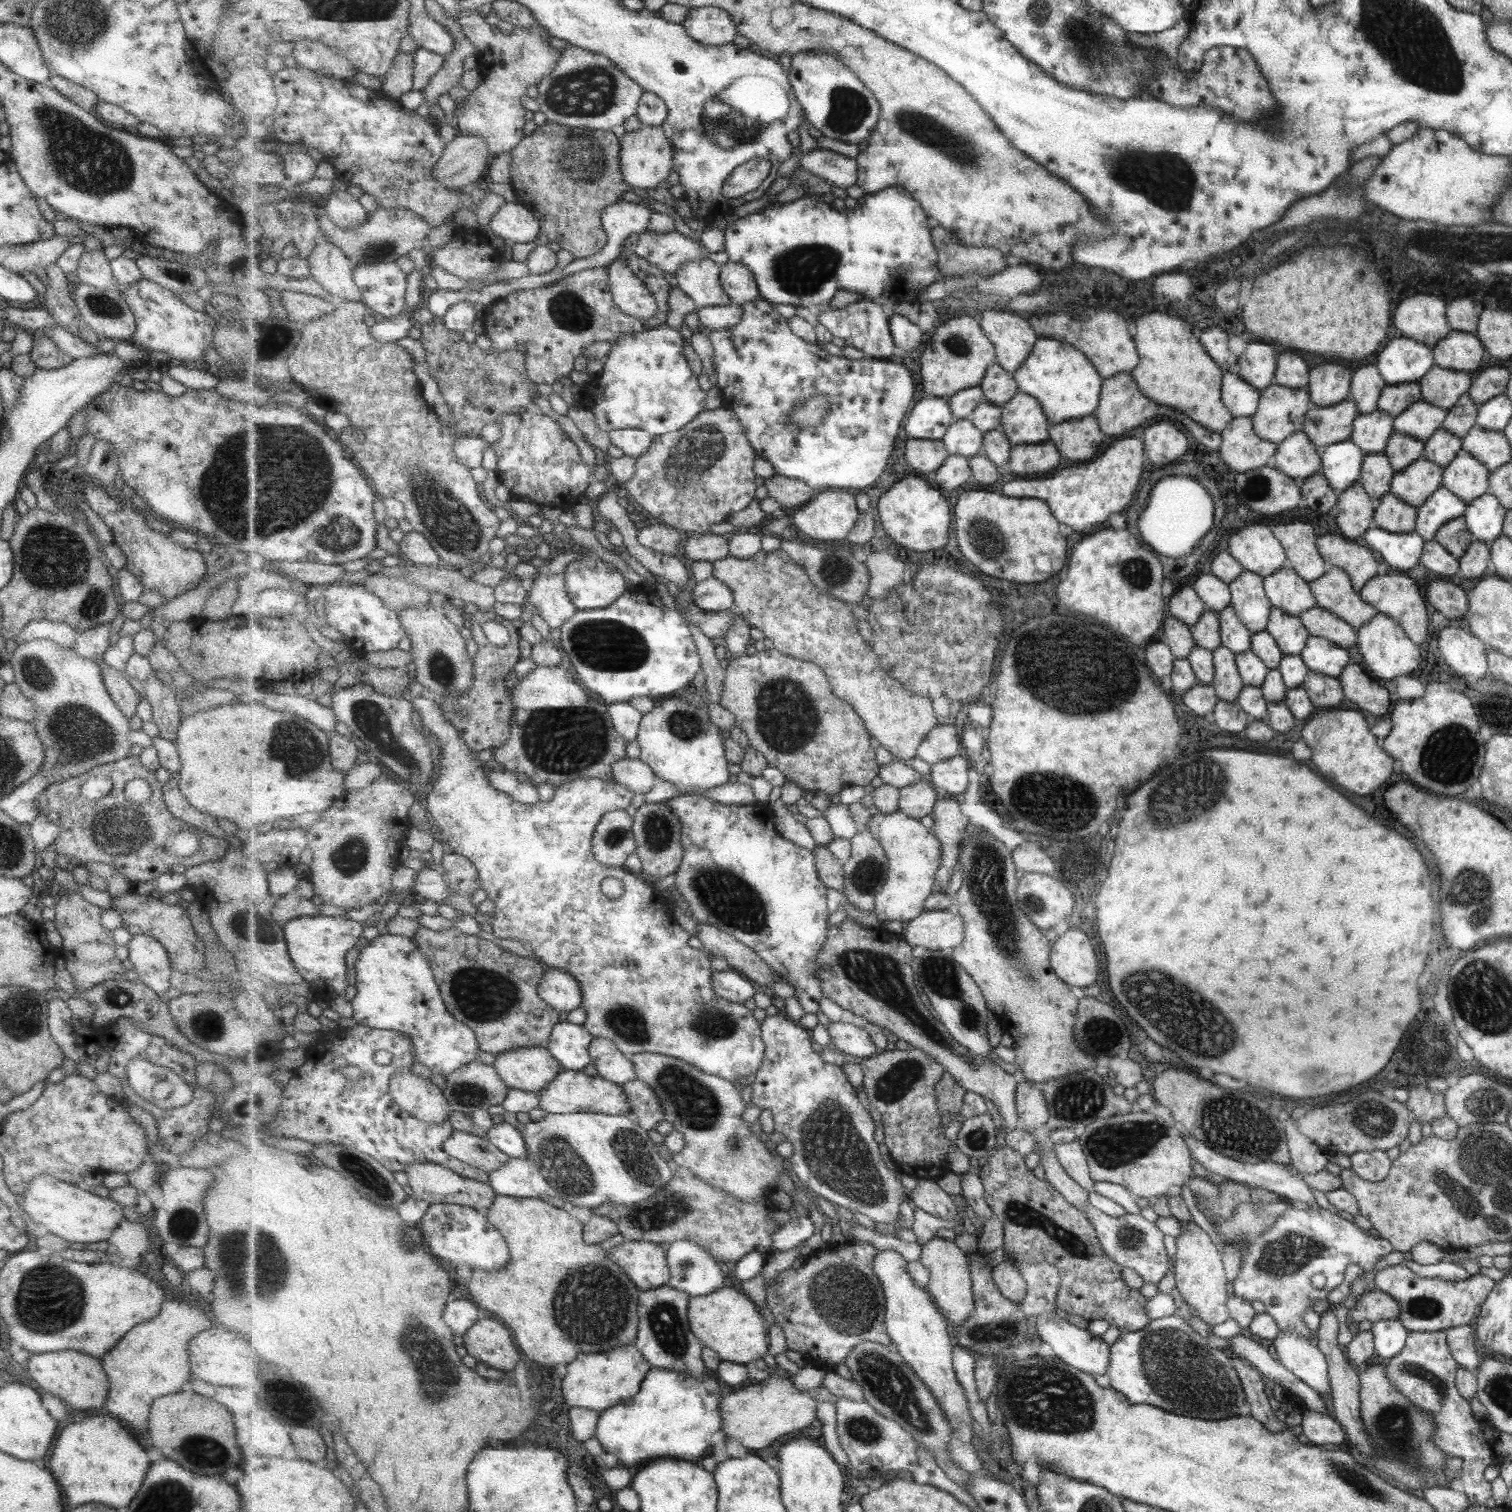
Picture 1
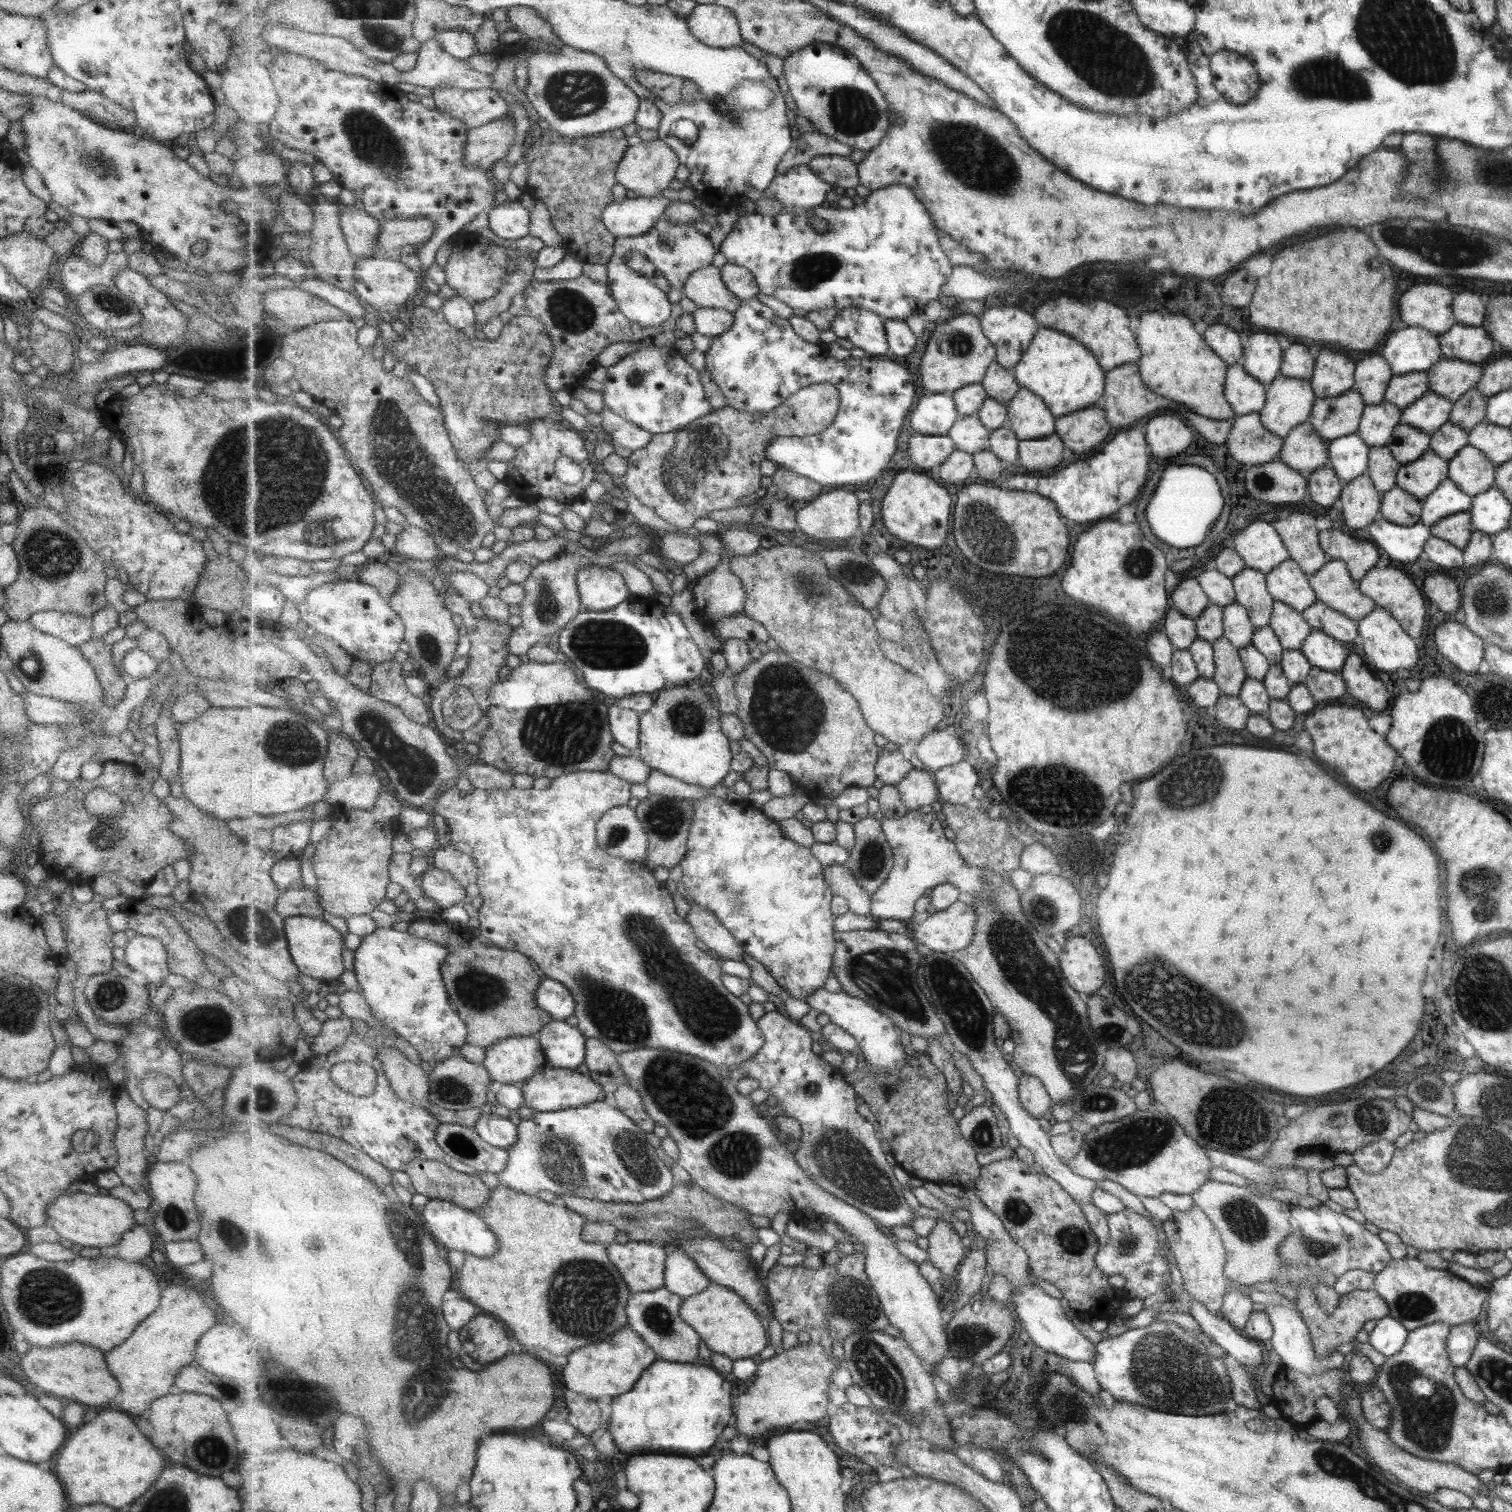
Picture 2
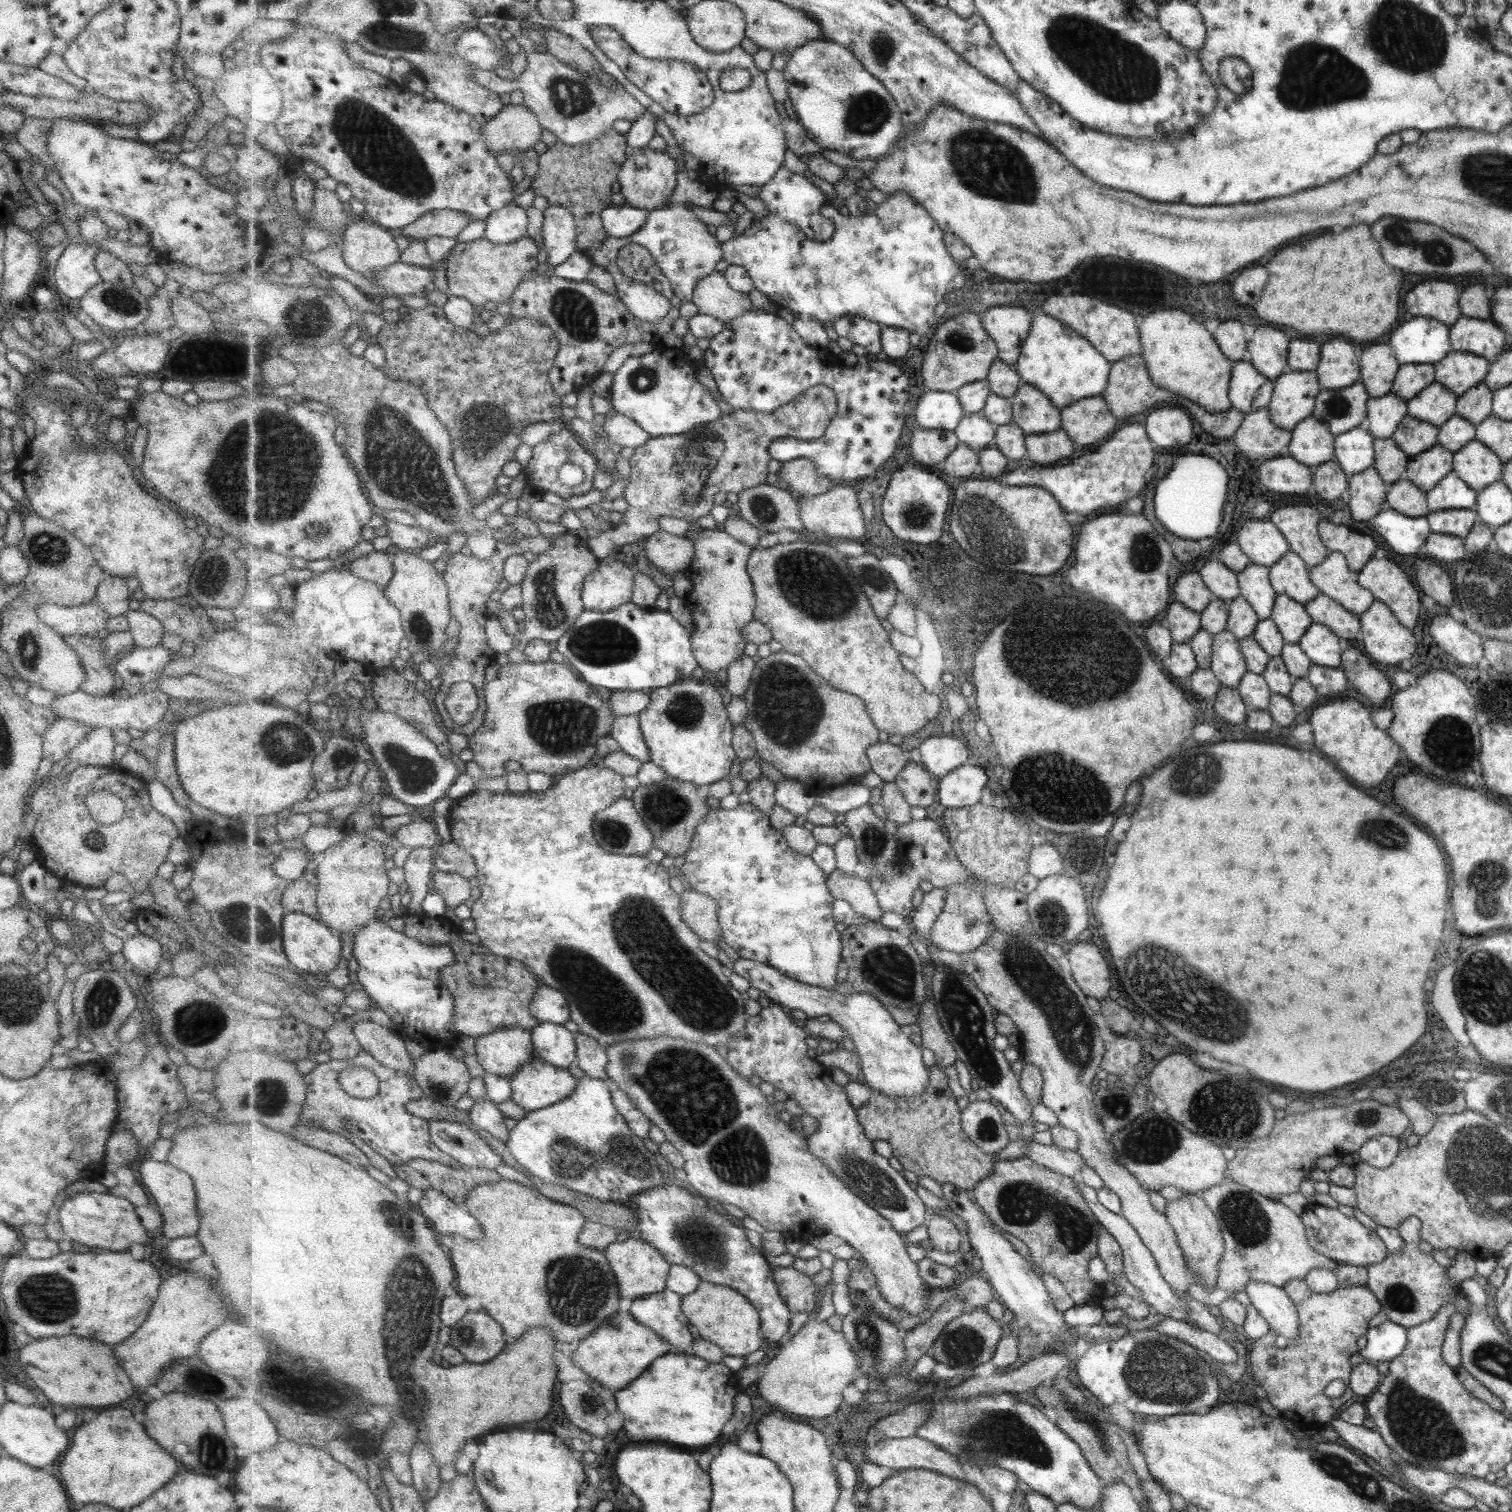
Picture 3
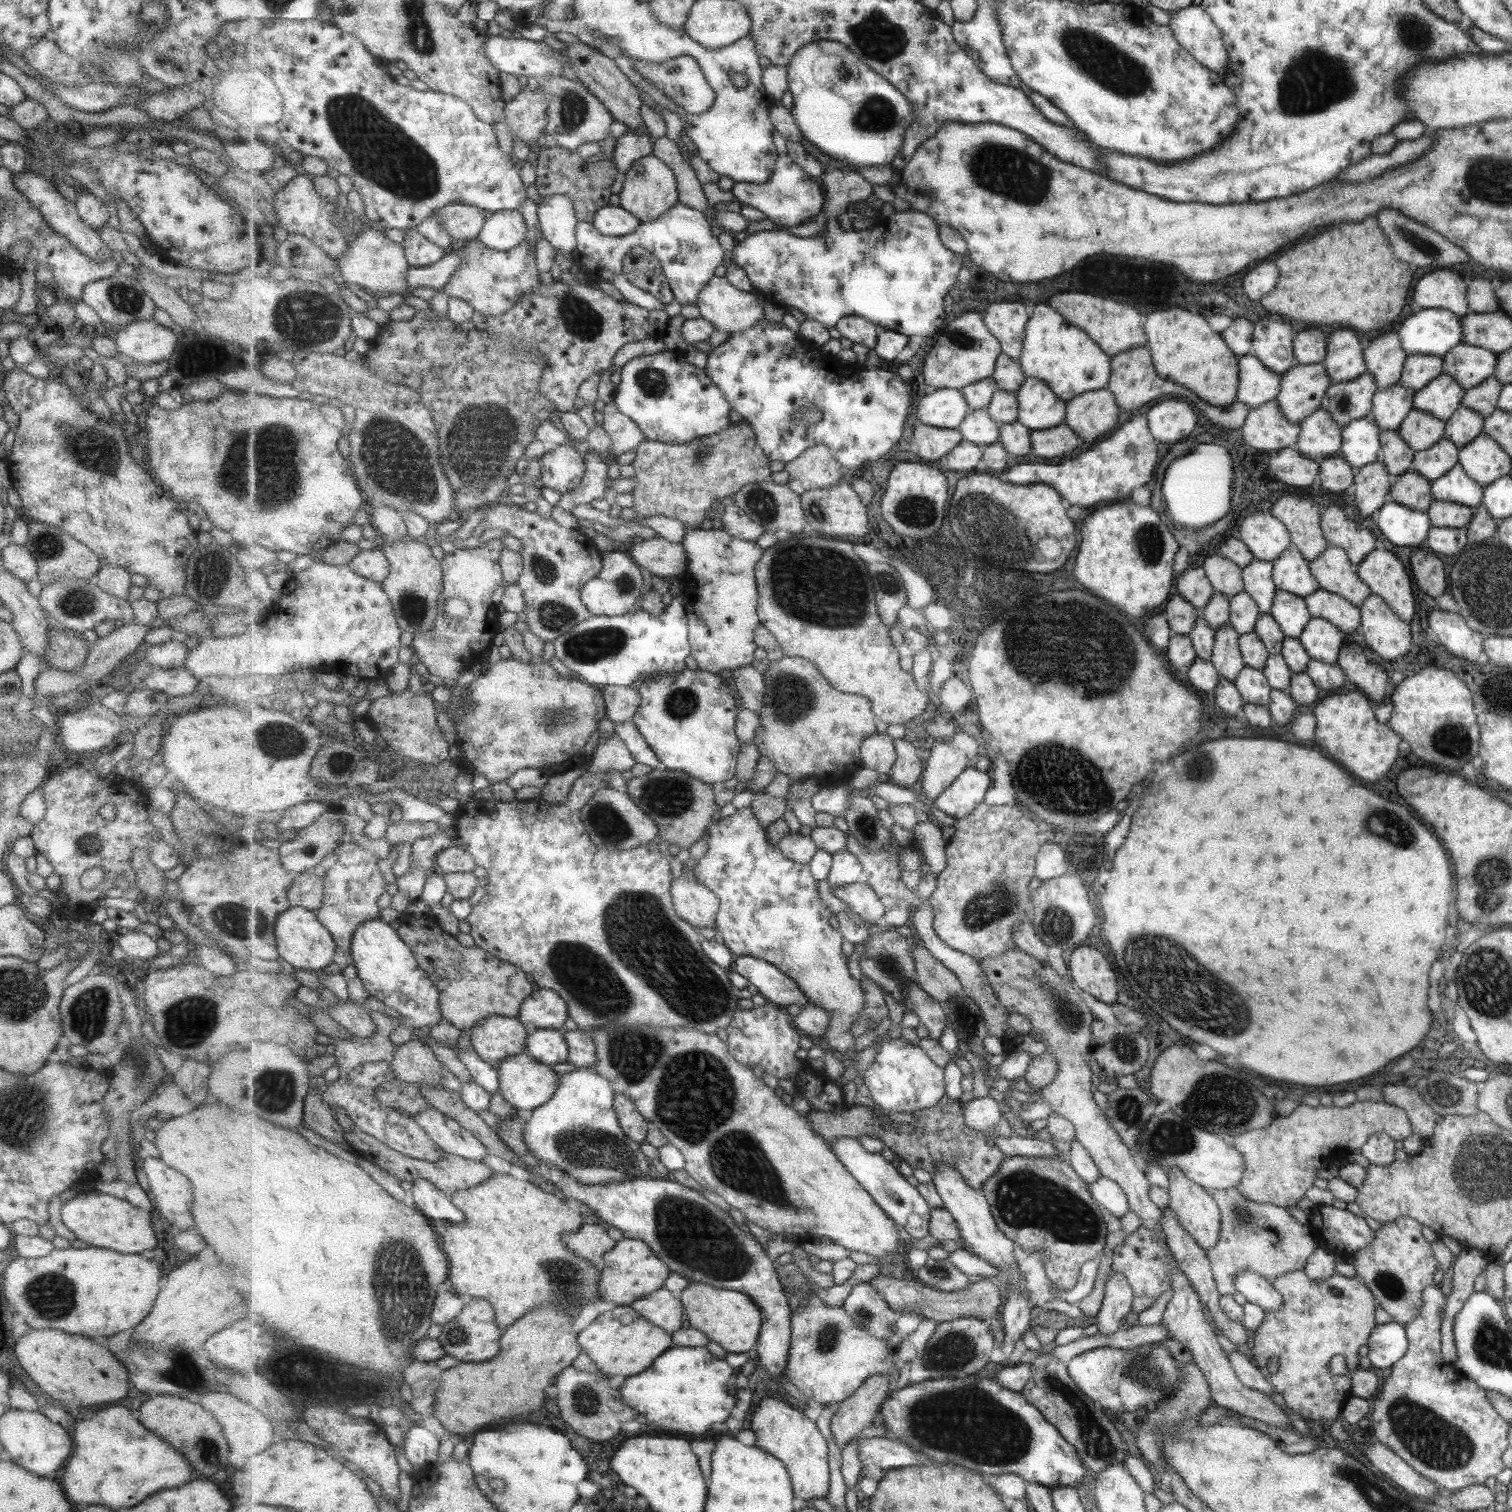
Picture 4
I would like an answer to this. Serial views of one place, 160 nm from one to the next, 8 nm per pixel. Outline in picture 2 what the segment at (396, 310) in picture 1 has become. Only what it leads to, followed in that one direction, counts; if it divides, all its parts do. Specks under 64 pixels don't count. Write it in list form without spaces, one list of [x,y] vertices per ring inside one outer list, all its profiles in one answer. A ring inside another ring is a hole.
[[[376,256],[357,260],[353,289],[369,309],[375,309],[385,316],[388,312],[399,310],[400,306],[403,308],[403,304],[407,305],[409,298],[422,293],[422,277],[423,274],[413,272],[402,261],[384,260]]]

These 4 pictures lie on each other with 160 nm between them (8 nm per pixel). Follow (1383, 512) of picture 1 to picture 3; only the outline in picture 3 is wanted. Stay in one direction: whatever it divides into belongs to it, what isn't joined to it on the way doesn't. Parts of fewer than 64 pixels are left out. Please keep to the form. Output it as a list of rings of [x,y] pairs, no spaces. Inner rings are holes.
[[[1400,478],[1391,484],[1386,501],[1393,510],[1411,518],[1424,517],[1429,512],[1426,491],[1419,490],[1415,483],[1405,478]]]

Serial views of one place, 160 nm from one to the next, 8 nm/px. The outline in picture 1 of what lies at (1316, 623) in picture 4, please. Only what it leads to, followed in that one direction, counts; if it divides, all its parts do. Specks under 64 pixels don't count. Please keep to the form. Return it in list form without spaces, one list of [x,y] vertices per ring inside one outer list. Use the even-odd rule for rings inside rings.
[[[1308,636],[1306,646],[1298,654],[1309,671],[1336,678],[1347,666],[1349,658],[1343,647],[1326,638]]]

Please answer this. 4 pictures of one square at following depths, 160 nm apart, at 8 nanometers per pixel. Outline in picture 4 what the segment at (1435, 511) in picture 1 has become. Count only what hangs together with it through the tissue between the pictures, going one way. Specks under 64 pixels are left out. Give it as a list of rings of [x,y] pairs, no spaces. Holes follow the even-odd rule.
[[[1459,464],[1429,483],[1433,501],[1455,502],[1468,507],[1481,505],[1484,487],[1468,476]]]

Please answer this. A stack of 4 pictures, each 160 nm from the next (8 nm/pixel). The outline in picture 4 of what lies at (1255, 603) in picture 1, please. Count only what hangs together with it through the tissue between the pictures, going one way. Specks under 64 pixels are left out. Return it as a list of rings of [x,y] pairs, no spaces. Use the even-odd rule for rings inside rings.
[[[1253,559],[1241,569],[1246,593],[1257,603],[1260,612],[1269,613],[1277,594],[1273,581],[1273,562]]]

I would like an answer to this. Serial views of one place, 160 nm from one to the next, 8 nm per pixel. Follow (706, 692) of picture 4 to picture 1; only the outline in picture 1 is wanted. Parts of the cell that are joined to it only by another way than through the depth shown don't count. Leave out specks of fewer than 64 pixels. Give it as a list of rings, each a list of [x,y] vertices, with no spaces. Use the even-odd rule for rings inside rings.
[[[679,697],[665,700],[655,710],[644,716],[638,744],[641,749],[639,759],[653,768],[659,780],[675,784],[677,790],[681,790],[682,795],[689,795],[689,792],[701,795],[717,786],[727,785],[731,778],[731,773],[729,773],[731,762],[726,756],[726,740],[721,730],[711,722],[711,716],[707,710],[701,710]]]

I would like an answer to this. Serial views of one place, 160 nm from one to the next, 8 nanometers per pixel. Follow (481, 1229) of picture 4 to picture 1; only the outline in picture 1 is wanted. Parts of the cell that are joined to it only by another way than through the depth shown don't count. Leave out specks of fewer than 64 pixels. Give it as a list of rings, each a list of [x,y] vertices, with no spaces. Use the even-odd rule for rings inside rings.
[[[498,1195],[486,1212],[510,1245],[511,1262],[503,1270],[472,1271],[468,1292],[476,1304],[495,1312],[503,1323],[511,1326],[519,1348],[541,1364],[573,1362],[581,1352],[609,1352],[613,1348],[633,1344],[639,1330],[638,1306],[642,1290],[630,1279],[622,1266],[610,1260],[608,1250],[591,1245],[584,1238],[584,1223],[569,1212],[552,1206],[546,1198],[517,1199]]]

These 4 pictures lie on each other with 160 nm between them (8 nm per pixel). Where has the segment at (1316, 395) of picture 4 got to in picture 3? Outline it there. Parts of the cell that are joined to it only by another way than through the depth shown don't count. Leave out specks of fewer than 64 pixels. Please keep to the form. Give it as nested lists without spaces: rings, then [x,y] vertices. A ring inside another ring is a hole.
[[[1293,372],[1283,374],[1273,380],[1274,388],[1270,398],[1270,403],[1266,409],[1270,413],[1270,418],[1275,426],[1283,430],[1290,431],[1302,421],[1304,418],[1311,416],[1314,410],[1314,400],[1321,392],[1321,387],[1318,383],[1318,375],[1315,372]]]

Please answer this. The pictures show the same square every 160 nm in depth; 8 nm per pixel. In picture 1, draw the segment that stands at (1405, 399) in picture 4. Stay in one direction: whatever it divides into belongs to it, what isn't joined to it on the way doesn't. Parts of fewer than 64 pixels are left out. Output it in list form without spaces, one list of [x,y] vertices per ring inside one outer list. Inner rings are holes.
[[[1378,408],[1369,414],[1358,414],[1349,440],[1362,450],[1363,456],[1381,453],[1393,434],[1393,422],[1391,415]]]

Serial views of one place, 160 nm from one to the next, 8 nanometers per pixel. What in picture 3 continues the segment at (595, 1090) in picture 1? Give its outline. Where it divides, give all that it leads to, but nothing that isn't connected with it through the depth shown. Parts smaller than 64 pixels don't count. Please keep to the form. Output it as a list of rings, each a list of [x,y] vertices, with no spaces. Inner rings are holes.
[[[531,1060],[520,1068],[510,1078],[512,1099],[528,1112],[546,1109],[564,1101],[578,1088],[578,1080],[567,1069],[544,1060]]]

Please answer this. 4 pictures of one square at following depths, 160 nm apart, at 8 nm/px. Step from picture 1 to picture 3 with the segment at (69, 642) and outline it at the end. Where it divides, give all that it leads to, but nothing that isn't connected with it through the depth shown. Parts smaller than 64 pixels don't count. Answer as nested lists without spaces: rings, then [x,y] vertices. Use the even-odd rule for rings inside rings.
[[[96,598],[80,605],[41,603],[35,609],[43,624],[50,626],[61,636],[95,636],[104,628],[108,619],[108,614],[99,606]]]

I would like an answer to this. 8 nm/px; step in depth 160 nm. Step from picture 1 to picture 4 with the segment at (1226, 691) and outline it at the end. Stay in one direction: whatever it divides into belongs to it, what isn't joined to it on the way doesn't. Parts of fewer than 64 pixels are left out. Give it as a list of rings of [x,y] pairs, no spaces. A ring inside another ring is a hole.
[[[1229,624],[1215,628],[1212,653],[1208,658],[1218,675],[1232,683],[1245,666],[1238,646],[1238,635],[1238,631]]]

